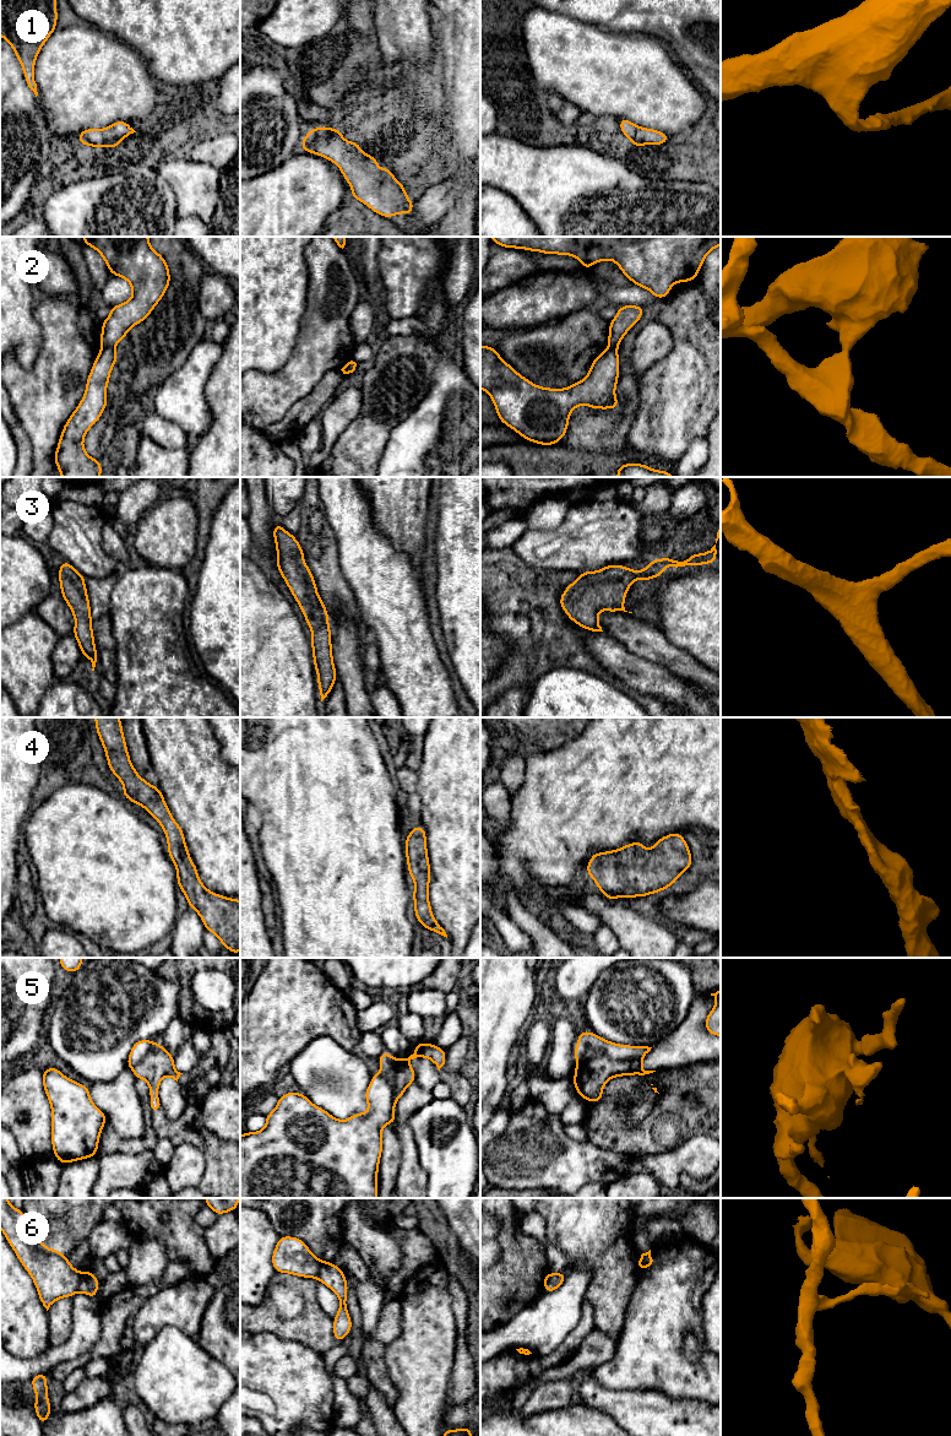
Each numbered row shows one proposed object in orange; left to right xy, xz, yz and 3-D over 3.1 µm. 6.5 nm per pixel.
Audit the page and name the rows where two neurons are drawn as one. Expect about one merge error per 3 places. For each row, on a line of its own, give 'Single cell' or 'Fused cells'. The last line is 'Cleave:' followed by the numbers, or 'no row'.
1: Single cell
2: Fused cells
3: Single cell
4: Single cell
5: Fused cells
6: Fused cells
Cleave: 2, 5, 6

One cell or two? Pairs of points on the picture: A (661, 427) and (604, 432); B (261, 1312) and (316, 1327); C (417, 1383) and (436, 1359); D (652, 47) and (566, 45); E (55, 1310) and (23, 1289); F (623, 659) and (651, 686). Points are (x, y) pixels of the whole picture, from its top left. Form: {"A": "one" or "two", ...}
{"A": "two", "B": "one", "C": "one", "D": "one", "E": "two", "F": "one"}

